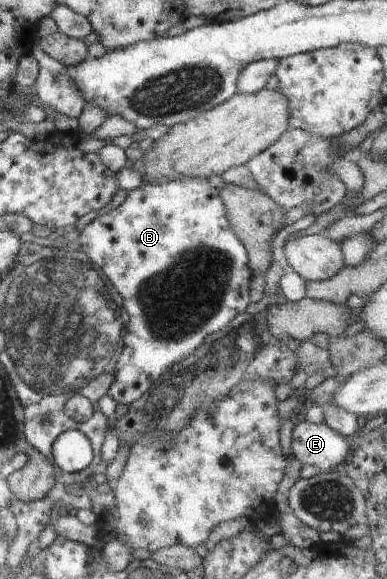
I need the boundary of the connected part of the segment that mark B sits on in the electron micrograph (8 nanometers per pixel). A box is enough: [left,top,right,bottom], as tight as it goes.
[78,178,253,405]

